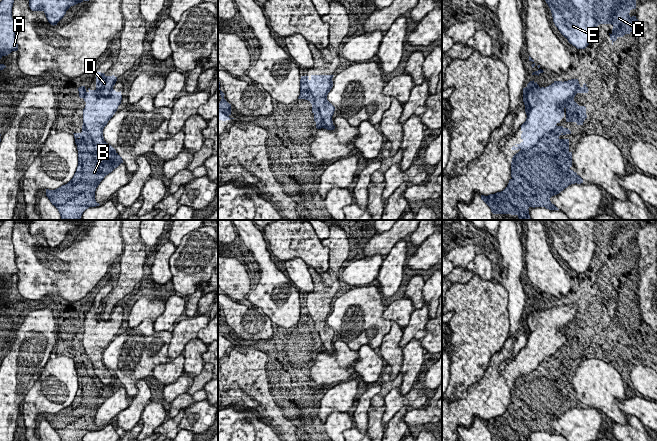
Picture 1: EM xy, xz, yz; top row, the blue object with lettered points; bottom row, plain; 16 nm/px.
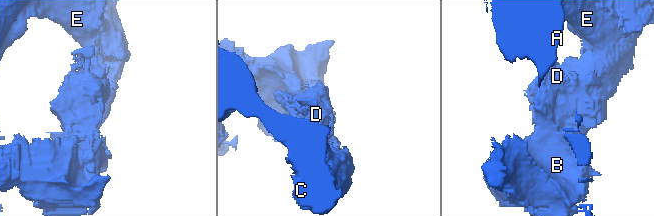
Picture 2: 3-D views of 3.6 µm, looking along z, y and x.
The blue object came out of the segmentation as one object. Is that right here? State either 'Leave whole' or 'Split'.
Leave whole

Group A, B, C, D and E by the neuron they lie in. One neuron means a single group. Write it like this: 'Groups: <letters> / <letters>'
Groups: A B C D E

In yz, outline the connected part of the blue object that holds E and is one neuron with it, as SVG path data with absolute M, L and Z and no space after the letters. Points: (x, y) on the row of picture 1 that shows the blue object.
M545 0L548 4L555 26L558 28L560 33L568 40L570 44L575 46L577 49L585 49L592 38L593 30L600 24L611 24L613 26L610 40L613 42L618 37L623 37L625 34L634 32L638 24L636 16L630 16L629 13L632 9L636 9L636 0Z

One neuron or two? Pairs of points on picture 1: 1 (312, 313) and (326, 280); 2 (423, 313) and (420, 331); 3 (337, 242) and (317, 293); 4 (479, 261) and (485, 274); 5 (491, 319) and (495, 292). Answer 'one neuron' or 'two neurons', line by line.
1: one neuron
2: one neuron
3: one neuron
4: one neuron
5: one neuron

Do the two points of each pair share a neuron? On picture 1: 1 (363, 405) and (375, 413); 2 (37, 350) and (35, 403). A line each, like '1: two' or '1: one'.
1: two
2: two

